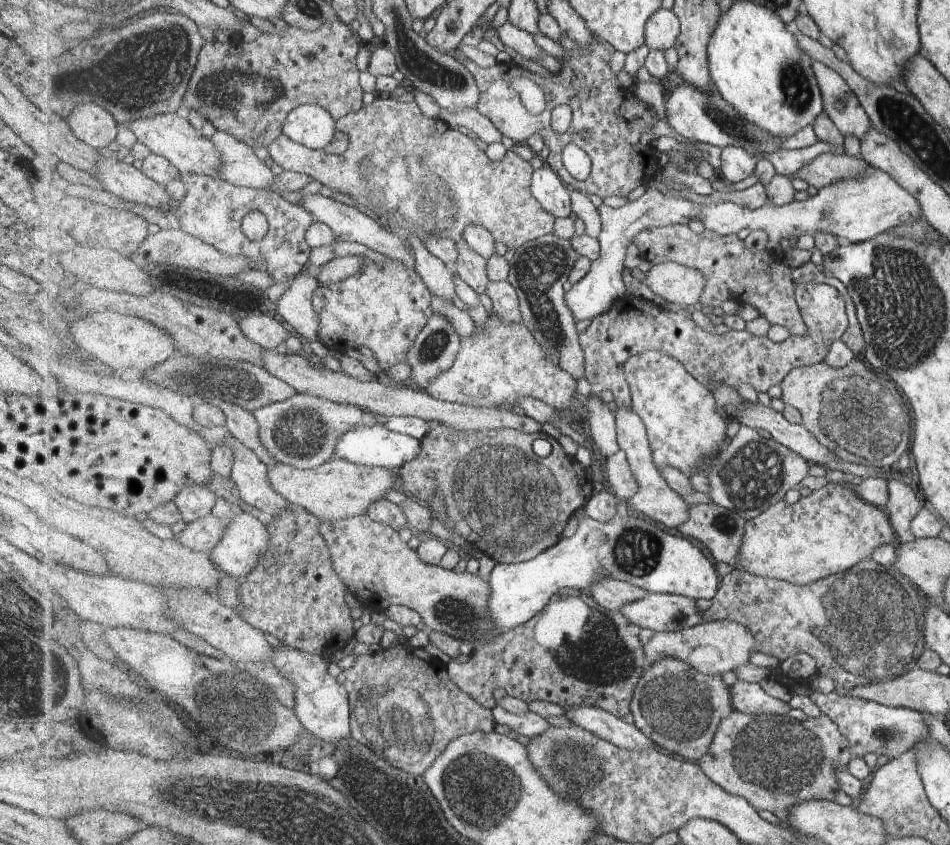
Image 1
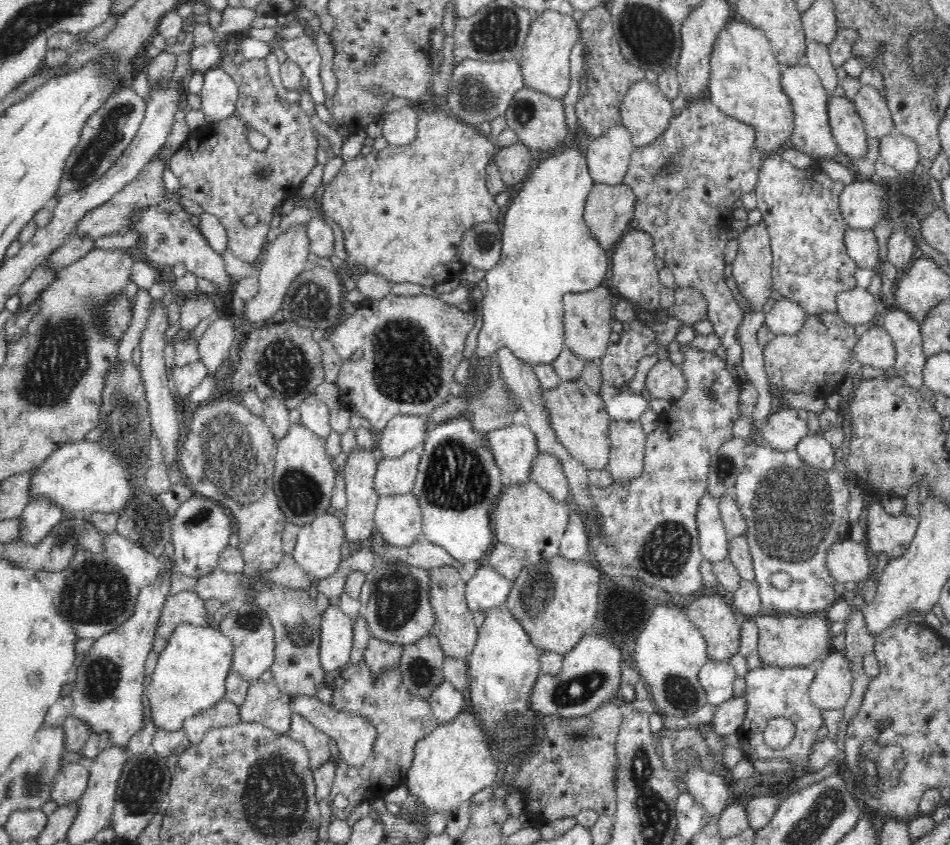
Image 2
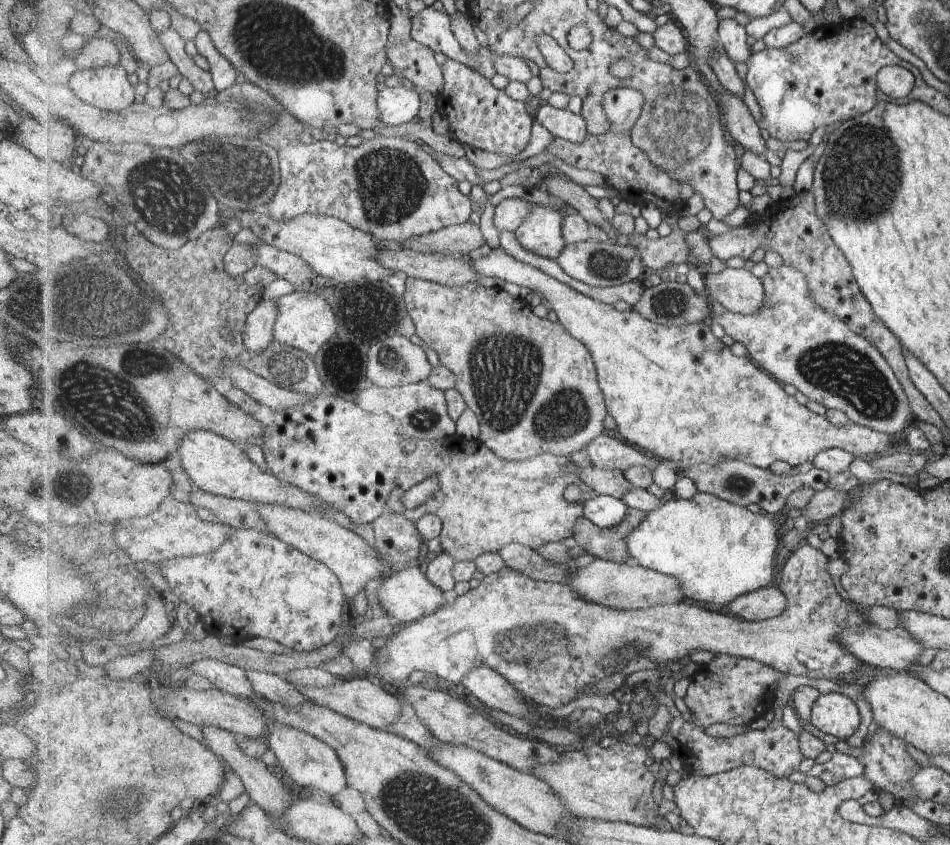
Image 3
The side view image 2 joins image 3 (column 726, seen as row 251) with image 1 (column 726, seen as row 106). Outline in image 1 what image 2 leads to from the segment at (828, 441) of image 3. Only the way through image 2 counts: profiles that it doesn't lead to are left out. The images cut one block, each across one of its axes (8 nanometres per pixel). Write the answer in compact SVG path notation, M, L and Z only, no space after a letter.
M646 350L635 354L624 367L625 379L629 382L633 396L633 409L646 424L654 462L659 470L677 468L687 476L702 474L708 459L715 459L725 448L727 440L727 416L715 404L715 396L703 383L694 378L685 364L663 350Z

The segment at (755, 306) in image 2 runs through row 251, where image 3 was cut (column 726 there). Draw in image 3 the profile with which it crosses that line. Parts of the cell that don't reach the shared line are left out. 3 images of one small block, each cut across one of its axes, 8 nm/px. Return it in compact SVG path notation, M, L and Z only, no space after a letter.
M659 688L657 696L661 703L666 705L672 717L668 734L661 739L667 740L675 756L680 758L689 772L695 771L703 776L718 775L743 765L749 765L764 768L779 778L785 778L796 772L799 764L803 762L804 754L800 747L800 735L789 730L781 720L771 721L765 729L749 730L747 733L733 737L713 738L705 734L703 726L691 722L679 712L679 708L675 706L675 700L671 700L671 696L667 696L663 688Z

